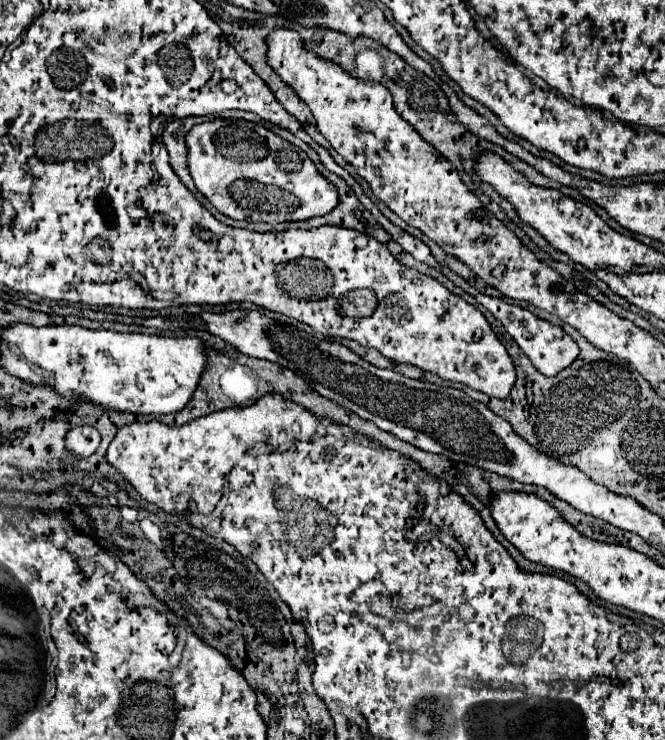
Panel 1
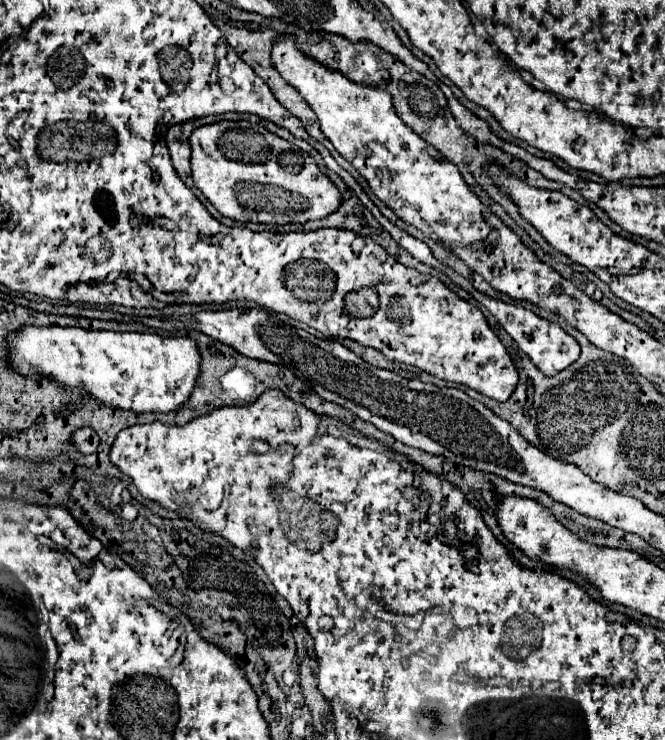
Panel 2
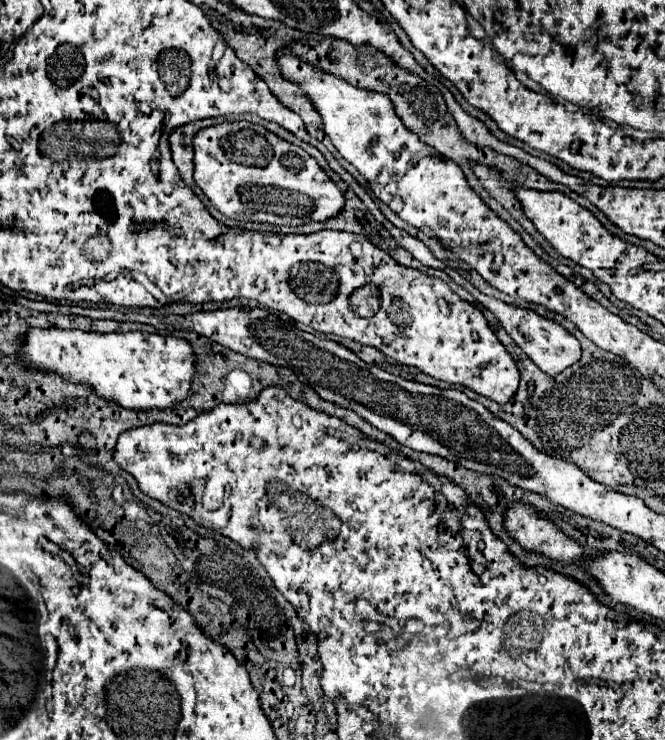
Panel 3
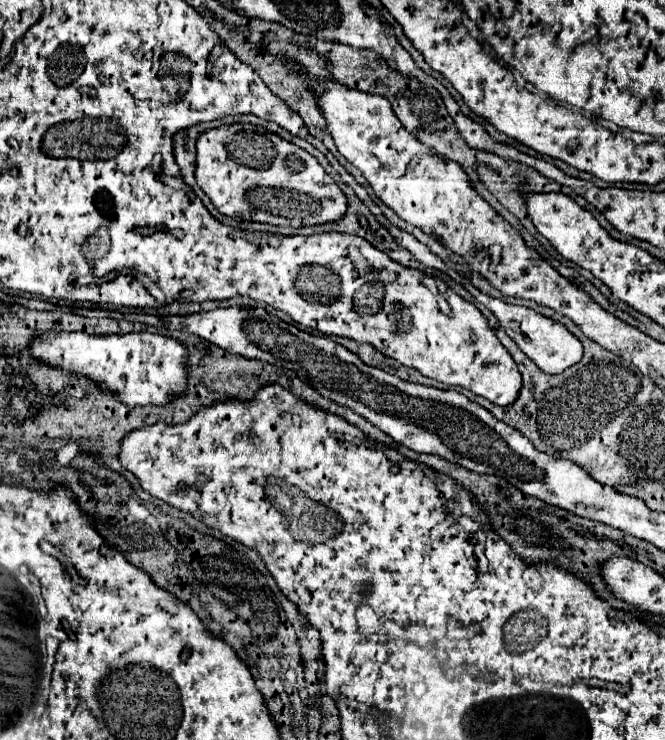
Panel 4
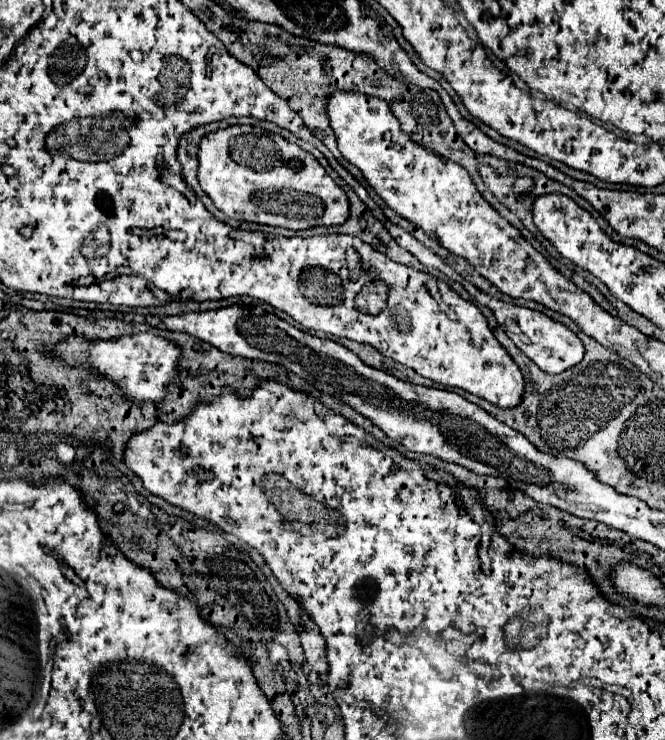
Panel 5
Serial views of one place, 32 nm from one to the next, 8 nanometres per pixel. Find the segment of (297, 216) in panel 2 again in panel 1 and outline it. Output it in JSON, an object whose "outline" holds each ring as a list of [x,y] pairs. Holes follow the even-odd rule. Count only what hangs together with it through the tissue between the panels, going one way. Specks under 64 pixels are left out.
{"outline":[[[214,118],[186,134],[188,170],[210,204],[232,220],[270,222],[322,216],[338,204],[336,188],[316,170],[304,150],[250,120]]]}

